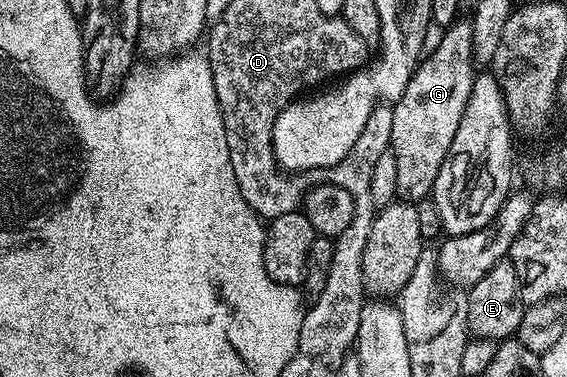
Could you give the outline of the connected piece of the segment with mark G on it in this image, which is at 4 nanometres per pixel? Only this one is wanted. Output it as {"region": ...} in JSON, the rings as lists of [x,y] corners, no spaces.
{"region":[[[456,21],[440,35],[443,36],[440,37],[439,44],[432,51],[430,48],[429,54],[416,67],[409,85],[405,85],[405,93],[401,93],[399,100],[391,107],[393,113],[391,150],[397,157],[399,195],[407,201],[428,198],[439,175],[444,174],[443,162],[447,160],[449,145],[453,145],[453,137],[457,137],[457,125],[461,125],[461,113],[465,113],[465,105],[469,105],[469,93],[473,93],[473,81],[477,74],[473,28],[470,22]]]}

